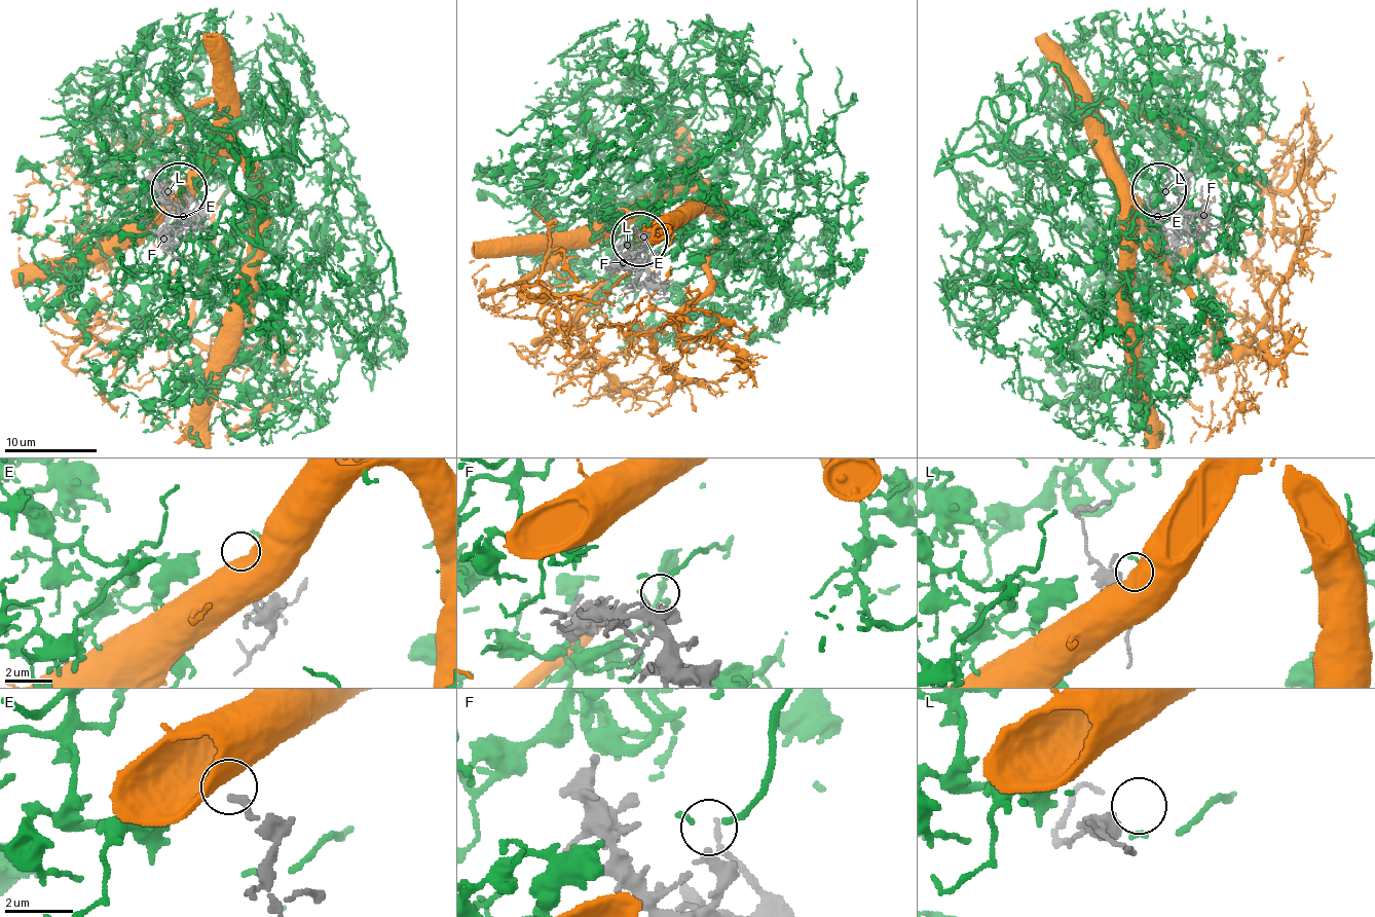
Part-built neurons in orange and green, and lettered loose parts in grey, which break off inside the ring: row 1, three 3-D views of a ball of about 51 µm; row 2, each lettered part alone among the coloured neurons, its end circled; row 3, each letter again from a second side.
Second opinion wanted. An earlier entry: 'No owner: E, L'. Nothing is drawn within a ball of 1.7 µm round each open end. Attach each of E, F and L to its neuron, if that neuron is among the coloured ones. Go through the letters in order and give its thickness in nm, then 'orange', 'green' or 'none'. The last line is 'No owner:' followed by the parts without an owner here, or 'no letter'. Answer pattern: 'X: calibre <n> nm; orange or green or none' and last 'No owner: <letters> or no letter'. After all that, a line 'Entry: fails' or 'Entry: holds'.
E: calibre 220 nm; none
F: calibre 420 nm; green
L: calibre 400 nm; none
No owner: E, L
Entry: holds

